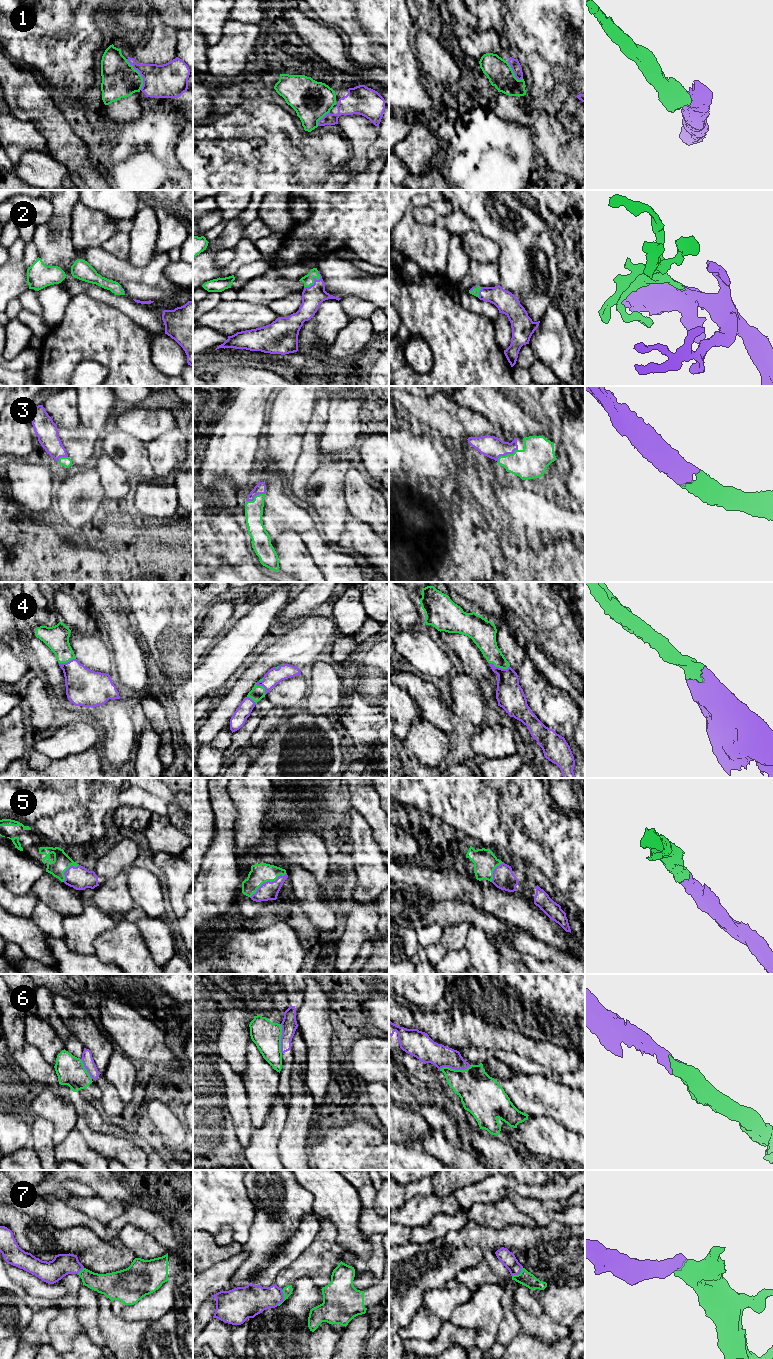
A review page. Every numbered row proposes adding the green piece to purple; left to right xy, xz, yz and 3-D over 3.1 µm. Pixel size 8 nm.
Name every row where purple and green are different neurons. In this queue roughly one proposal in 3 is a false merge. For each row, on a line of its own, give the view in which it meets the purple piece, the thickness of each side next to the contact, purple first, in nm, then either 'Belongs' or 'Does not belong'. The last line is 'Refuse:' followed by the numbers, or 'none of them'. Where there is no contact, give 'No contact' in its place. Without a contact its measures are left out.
1: Touches purple in xy. Thickness 280 nm (purple) against 280 nm. Does not belong
2: Touches purple in xz. Thickness 170 nm (purple) against 90 nm. Belongs
3: Touches purple in yz. Thickness 180 nm (purple) against 260 nm. Belongs
4: Touches purple in yz. Thickness 220 nm (purple) against 170 nm. Belongs
5: Touches purple in xz. Thickness 140 nm (purple) against 160 nm. Belongs
6: Touches purple in yz. Thickness 190 nm (purple) against 300 nm. Does not belong
7: Touches purple in xz. Thickness 240 nm (purple) against 80 nm. Belongs
Refuse: 1, 6

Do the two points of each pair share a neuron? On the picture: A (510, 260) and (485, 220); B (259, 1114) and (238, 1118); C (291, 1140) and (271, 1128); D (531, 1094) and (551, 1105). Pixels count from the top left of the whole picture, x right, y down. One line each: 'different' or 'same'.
A: same
B: different
C: different
D: same

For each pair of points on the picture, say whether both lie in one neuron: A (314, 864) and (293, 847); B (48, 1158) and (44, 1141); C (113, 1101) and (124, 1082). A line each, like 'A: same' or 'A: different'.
A: same
B: same
C: different

